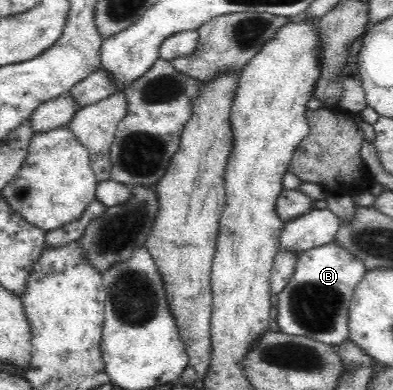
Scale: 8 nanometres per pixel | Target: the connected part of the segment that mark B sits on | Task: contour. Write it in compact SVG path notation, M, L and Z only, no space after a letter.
M335 241L301 253L290 282L274 302L274 316L279 330L331 346L348 340L349 304L366 271L362 260L352 256Z

